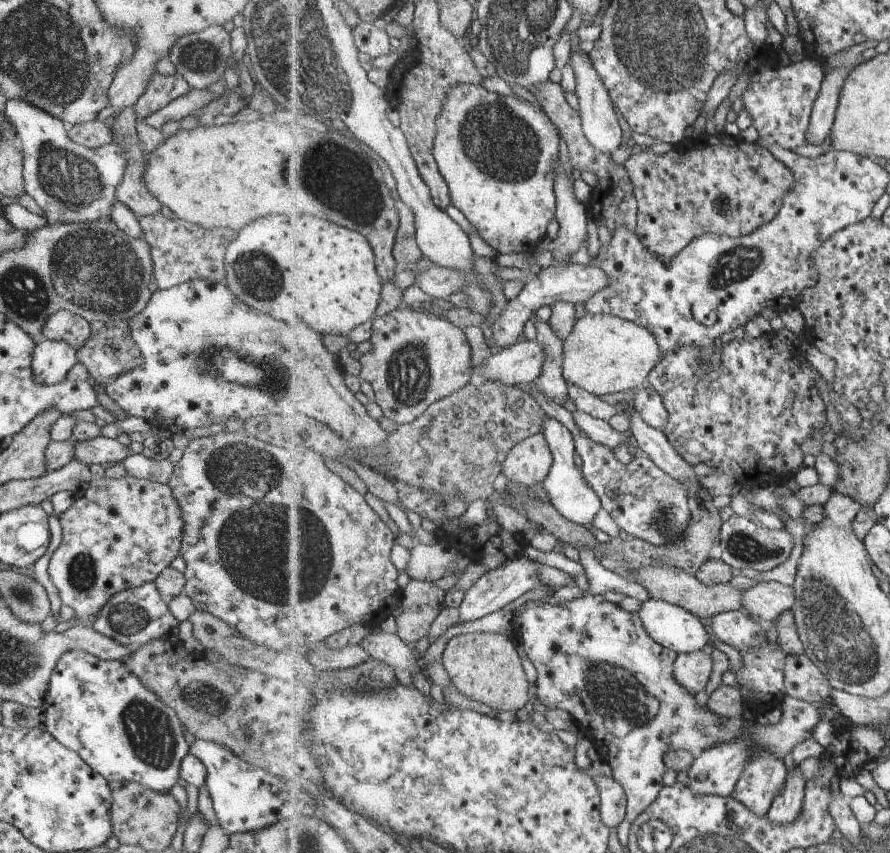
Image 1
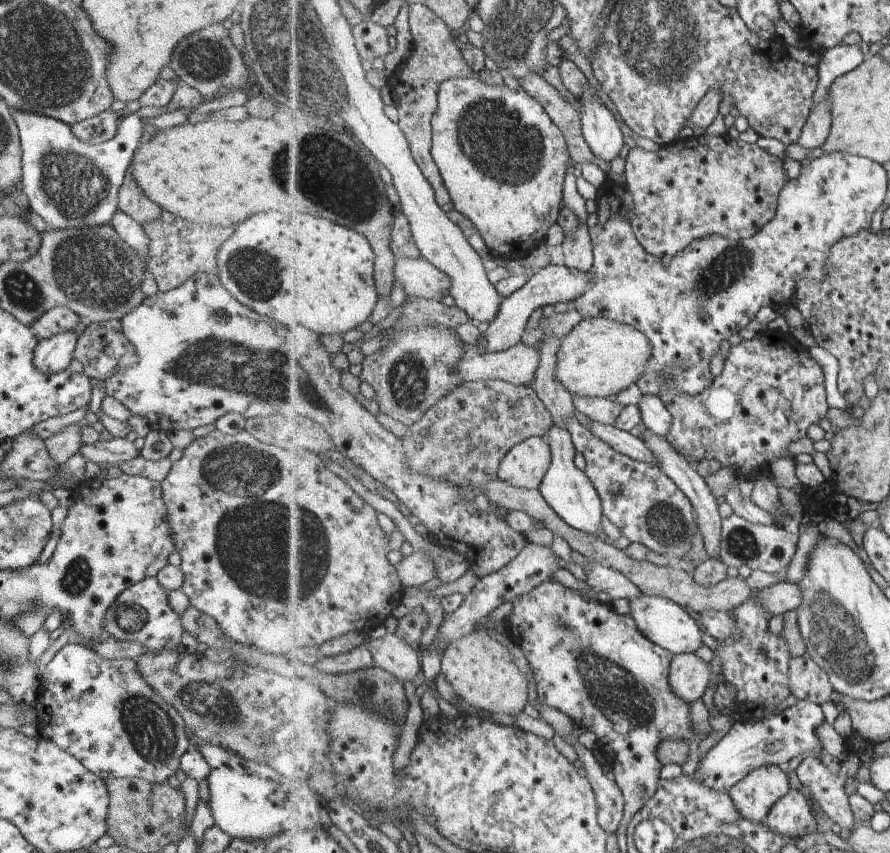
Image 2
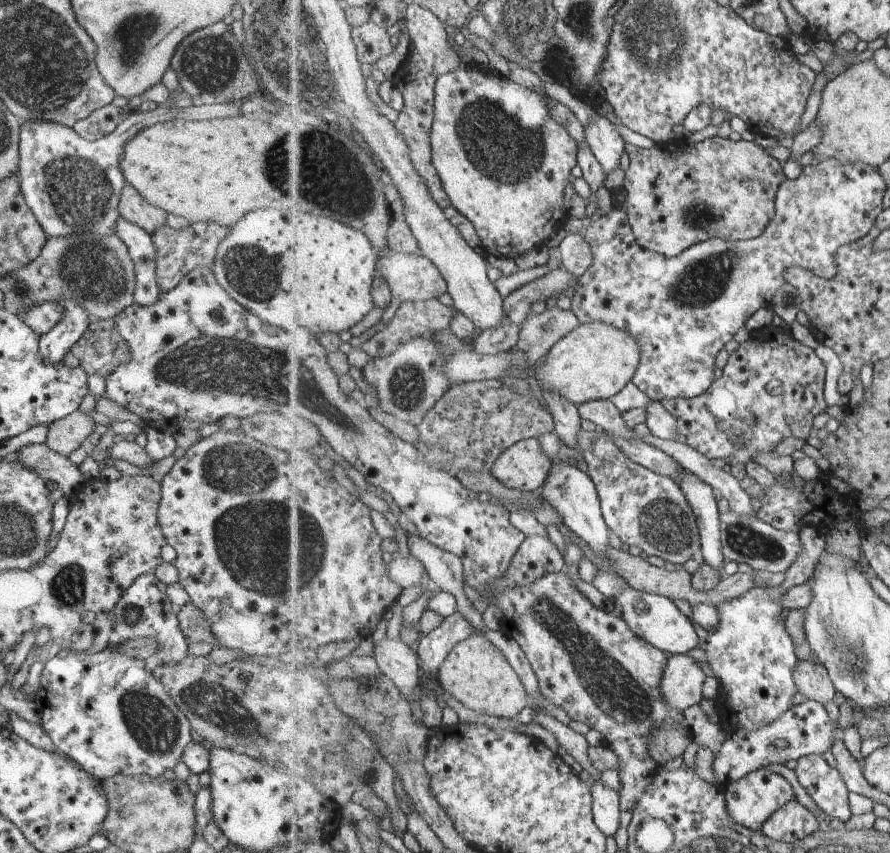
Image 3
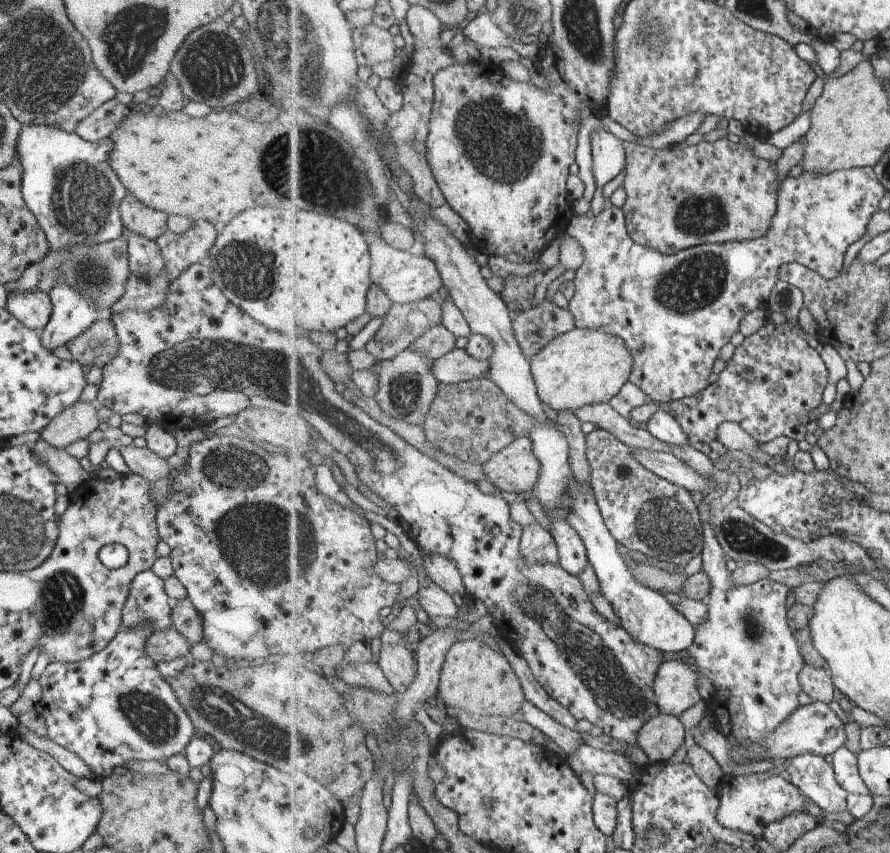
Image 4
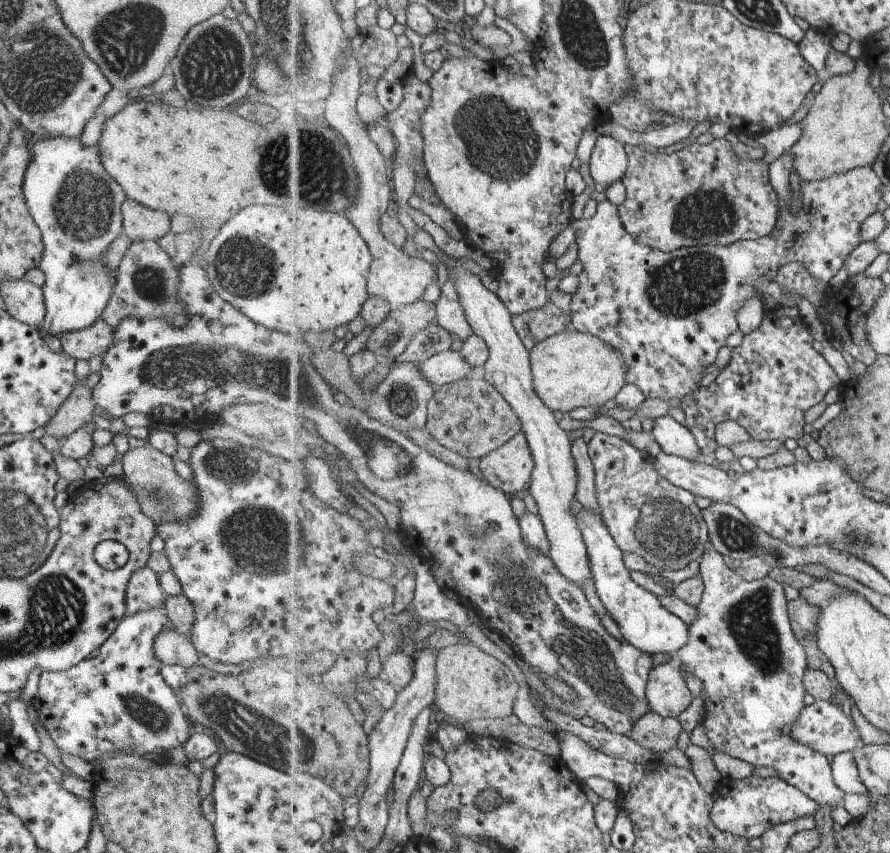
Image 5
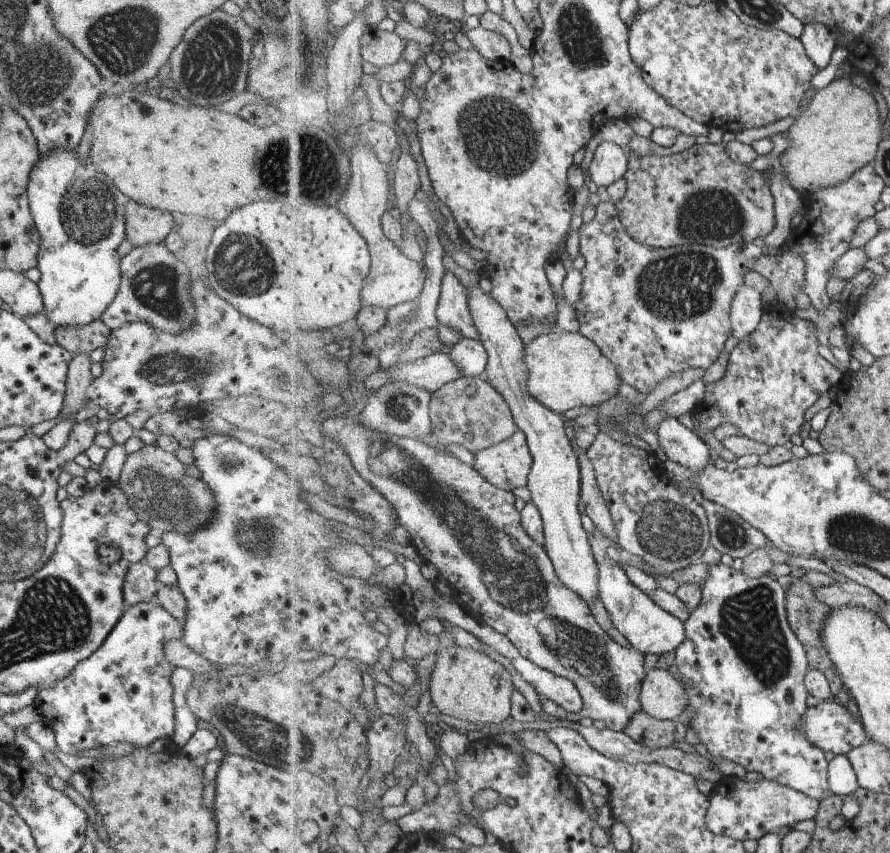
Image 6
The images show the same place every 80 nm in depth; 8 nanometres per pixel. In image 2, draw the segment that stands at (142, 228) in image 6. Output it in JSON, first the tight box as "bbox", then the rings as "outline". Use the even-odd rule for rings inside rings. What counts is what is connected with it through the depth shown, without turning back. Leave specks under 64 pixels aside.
{"bbox":[117,165,162,226],"outline":[[[129,165],[121,186],[117,189],[117,208],[142,226],[159,219],[162,208],[143,194],[132,177],[132,170],[133,165]]]}

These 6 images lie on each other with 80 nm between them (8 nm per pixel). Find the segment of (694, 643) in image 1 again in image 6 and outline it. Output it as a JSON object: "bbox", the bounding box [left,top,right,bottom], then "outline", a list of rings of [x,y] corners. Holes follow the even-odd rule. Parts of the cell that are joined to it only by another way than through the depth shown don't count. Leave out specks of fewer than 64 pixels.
{"bbox":[588,526,687,656],"outline":[[[596,526],[592,533],[588,534],[592,543],[592,549],[600,570],[599,598],[608,611],[613,626],[621,633],[635,649],[646,654],[658,656],[672,653],[684,644],[687,637],[684,622],[674,614],[666,611],[659,603],[656,603],[648,593],[645,594],[629,580],[625,574],[623,564],[617,559],[620,548],[618,544],[609,538],[601,529]]]}

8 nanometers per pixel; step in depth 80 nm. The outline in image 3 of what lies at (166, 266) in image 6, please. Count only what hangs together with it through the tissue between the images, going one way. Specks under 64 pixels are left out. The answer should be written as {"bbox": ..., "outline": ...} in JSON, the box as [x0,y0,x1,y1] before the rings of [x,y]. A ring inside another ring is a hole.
{"bbox":[114,216,160,305],"outline":[[[119,216],[114,222],[114,235],[123,241],[134,264],[134,302],[152,305],[160,292],[155,278],[155,249],[150,234]]]}

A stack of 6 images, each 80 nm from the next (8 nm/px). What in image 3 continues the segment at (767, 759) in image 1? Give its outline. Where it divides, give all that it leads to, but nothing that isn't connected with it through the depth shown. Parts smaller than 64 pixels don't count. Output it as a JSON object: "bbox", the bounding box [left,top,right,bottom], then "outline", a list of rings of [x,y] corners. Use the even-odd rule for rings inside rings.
{"bbox":[724,767,795,831],"outline":[[[761,767],[741,780],[727,784],[724,790],[728,809],[734,821],[756,831],[761,830],[761,826],[776,810],[781,809],[789,801],[795,800],[795,792],[793,792],[793,786],[789,784],[789,780],[767,767]]]}

